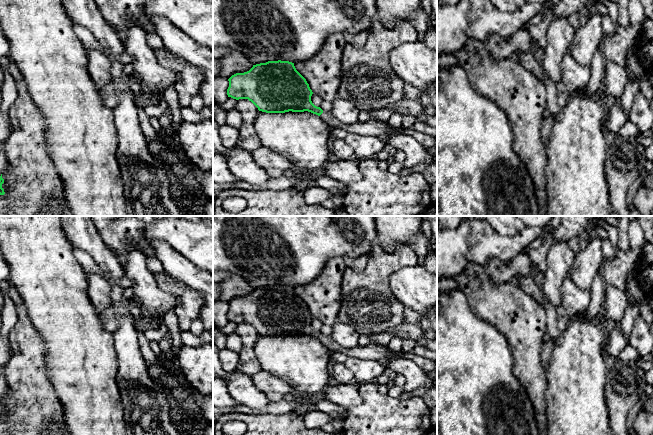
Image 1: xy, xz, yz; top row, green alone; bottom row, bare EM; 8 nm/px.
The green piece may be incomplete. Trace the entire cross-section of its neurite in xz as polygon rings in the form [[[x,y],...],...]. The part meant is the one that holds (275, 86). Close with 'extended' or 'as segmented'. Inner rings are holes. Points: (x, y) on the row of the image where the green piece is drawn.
[[[268,61],[253,65],[244,73],[236,73],[229,79],[228,97],[248,99],[259,111],[266,113],[304,112],[320,116],[330,127],[347,133],[372,135],[387,140],[396,133],[415,138],[425,149],[435,147],[437,138],[406,128],[394,128],[387,122],[370,120],[347,124],[338,121],[331,112],[323,111],[311,101],[313,94],[306,79],[289,61]]]; extended

